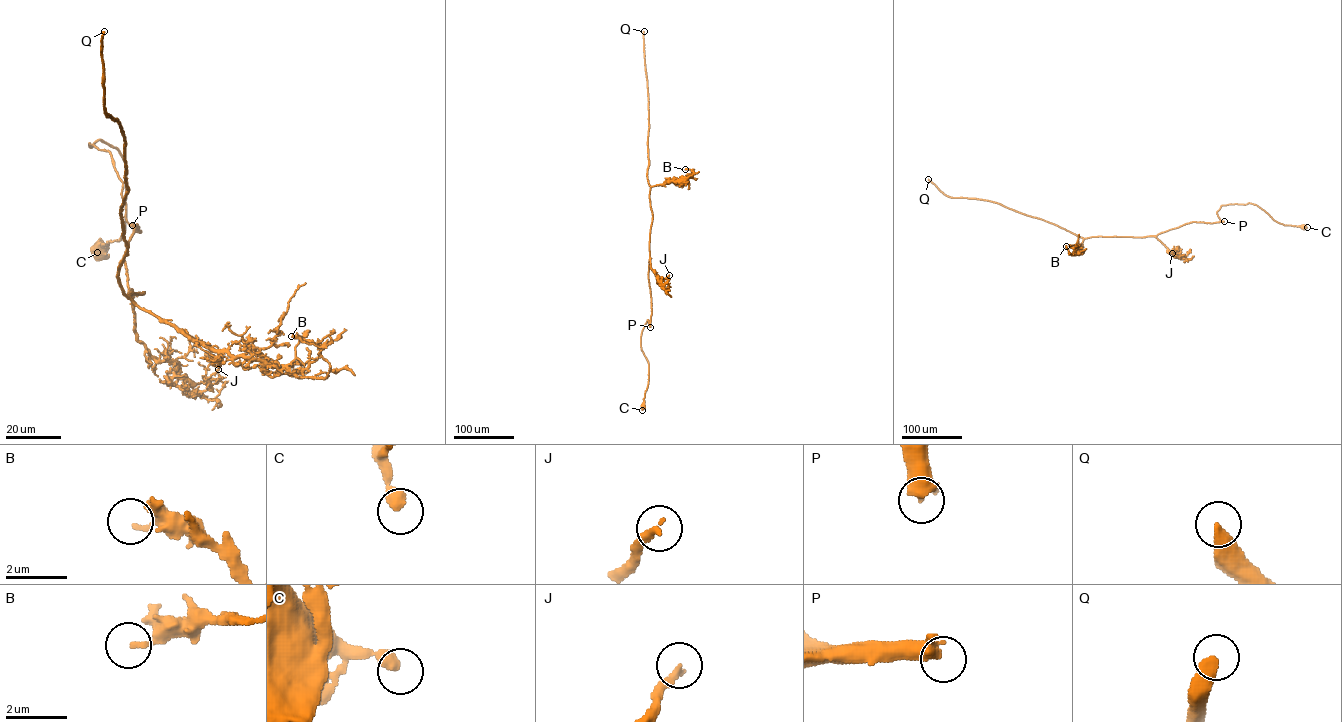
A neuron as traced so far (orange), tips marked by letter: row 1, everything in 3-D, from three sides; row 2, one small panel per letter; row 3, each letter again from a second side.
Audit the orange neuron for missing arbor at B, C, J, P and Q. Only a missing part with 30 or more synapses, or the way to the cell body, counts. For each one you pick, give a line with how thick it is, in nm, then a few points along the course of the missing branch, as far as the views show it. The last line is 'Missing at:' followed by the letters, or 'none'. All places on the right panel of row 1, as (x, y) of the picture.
P: 550 nm | (1224, 221), (1243, 218), (1285, 223), (1284, 220), (1284, 227)
Q: 420 nm
Missing at: P, Q

